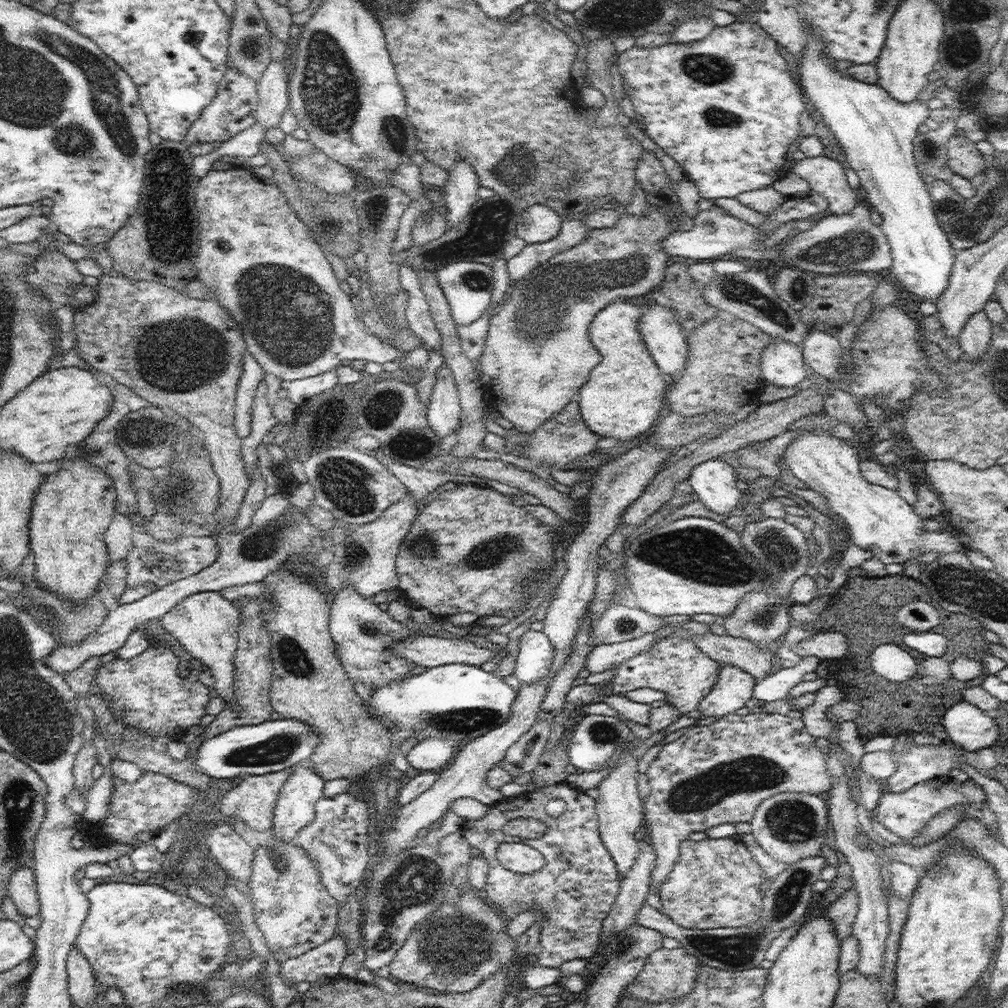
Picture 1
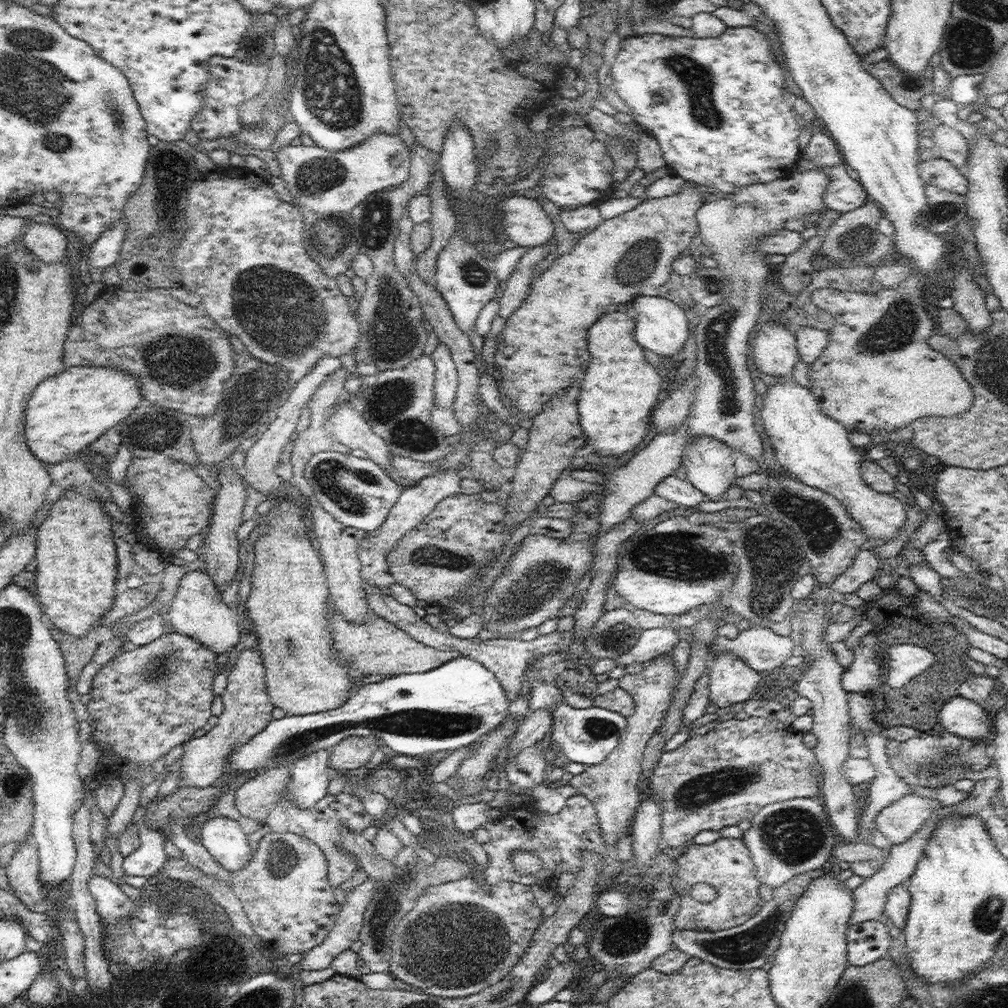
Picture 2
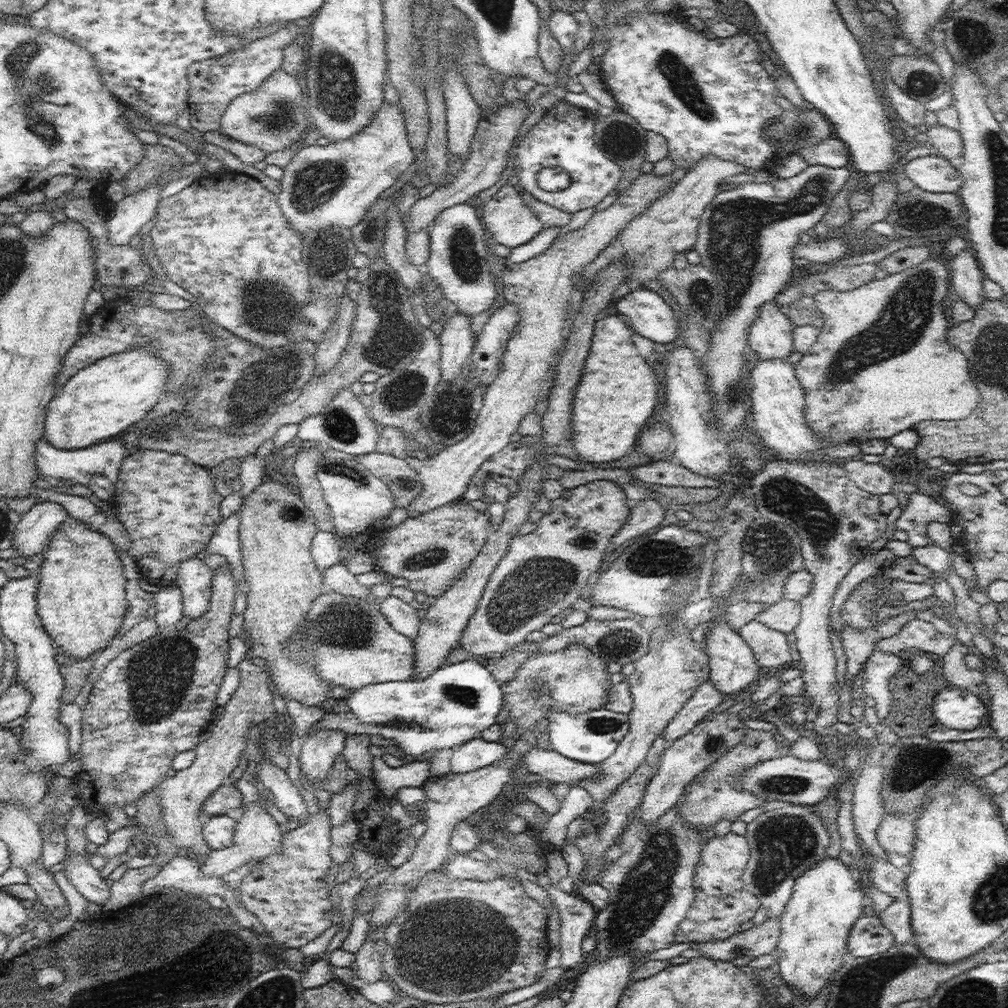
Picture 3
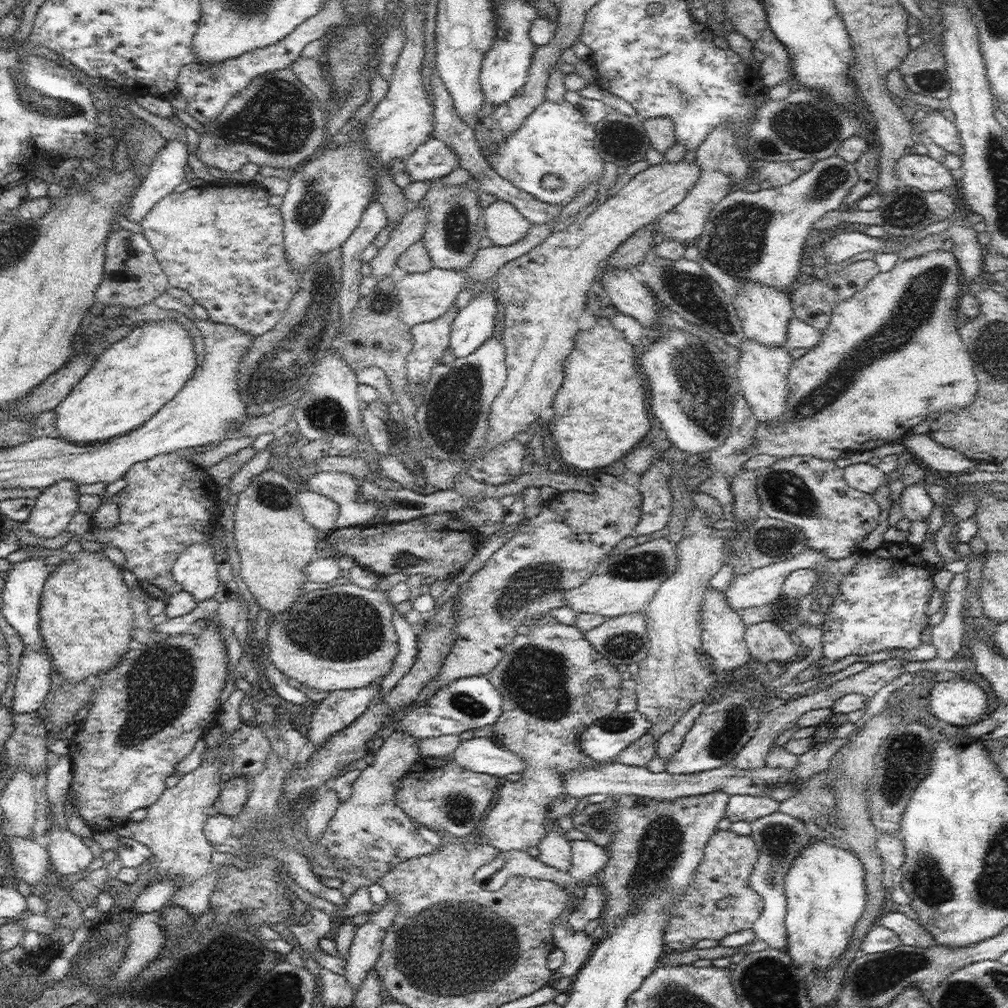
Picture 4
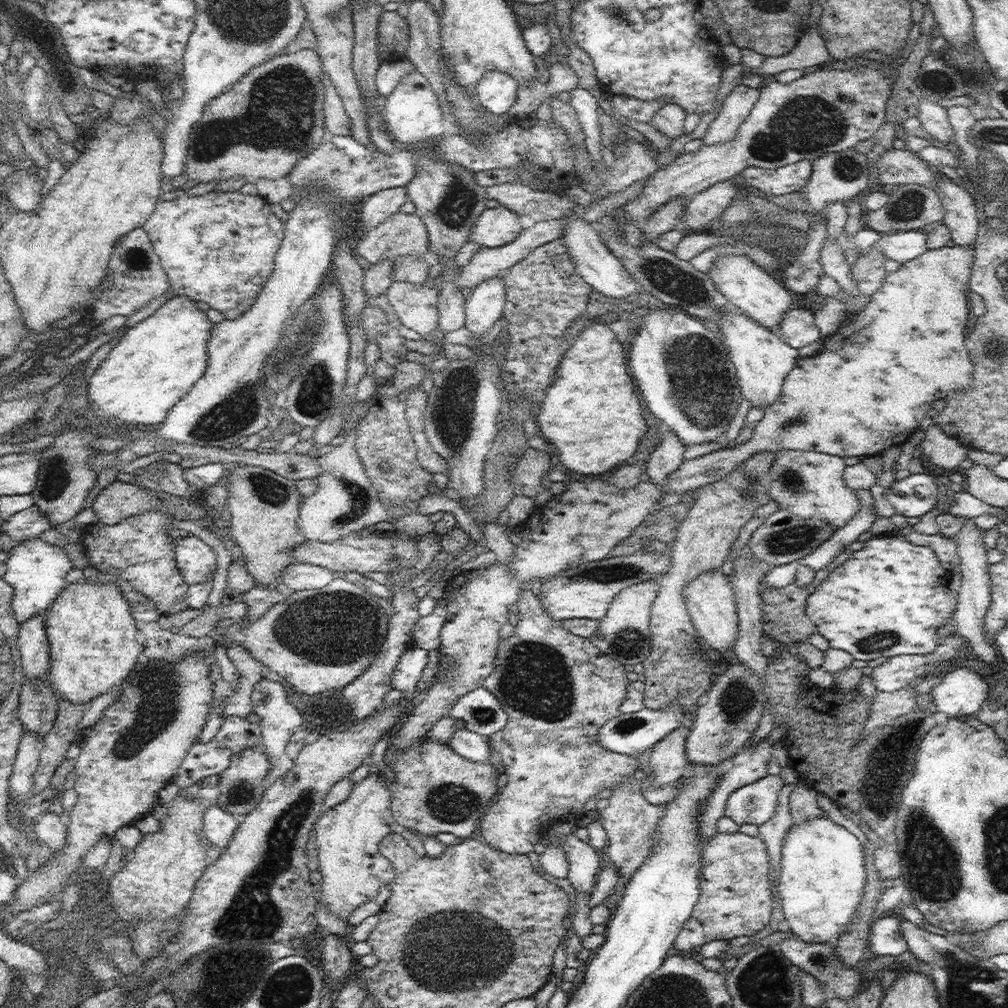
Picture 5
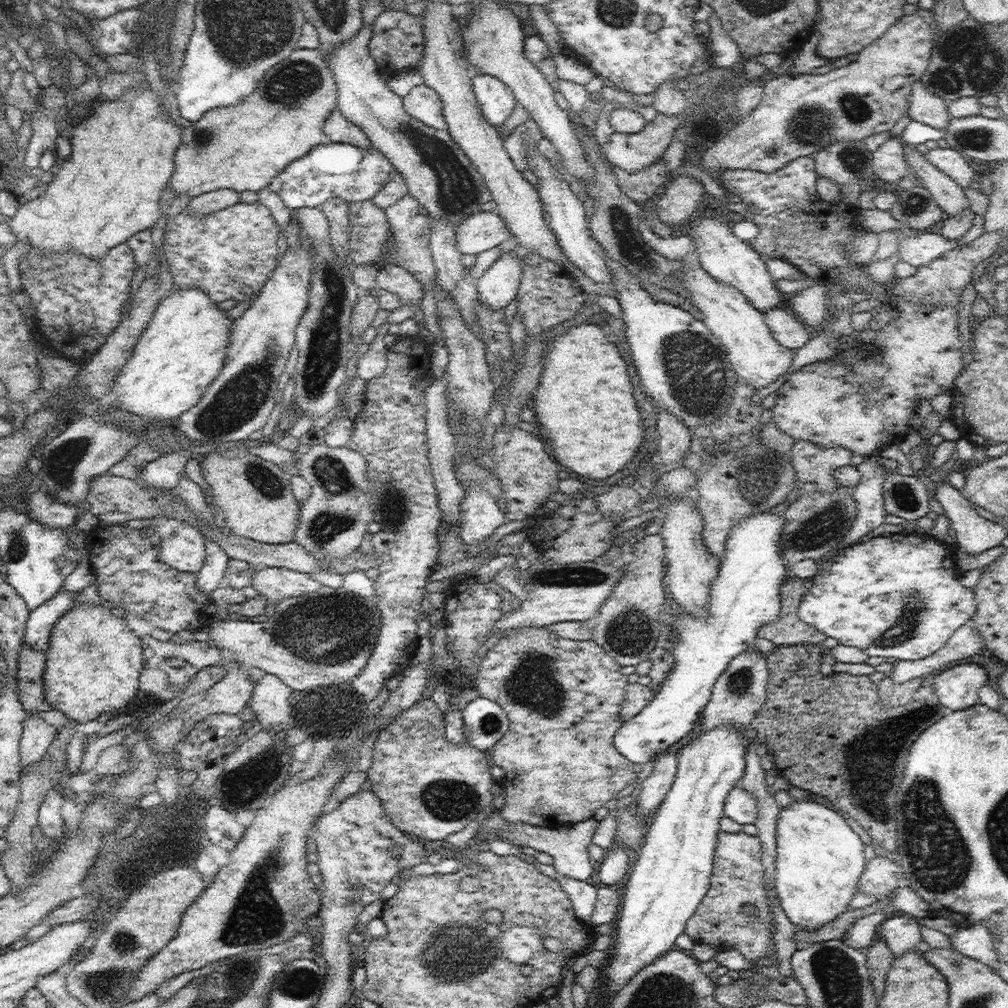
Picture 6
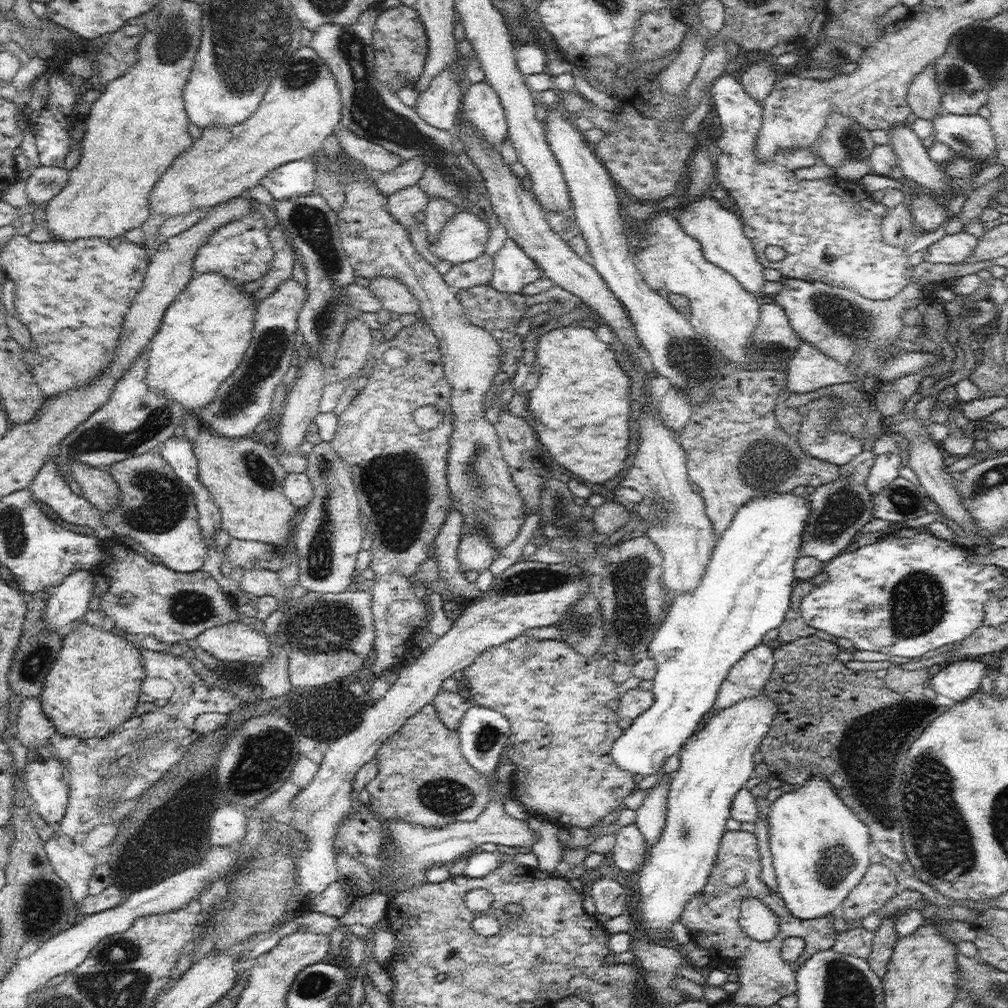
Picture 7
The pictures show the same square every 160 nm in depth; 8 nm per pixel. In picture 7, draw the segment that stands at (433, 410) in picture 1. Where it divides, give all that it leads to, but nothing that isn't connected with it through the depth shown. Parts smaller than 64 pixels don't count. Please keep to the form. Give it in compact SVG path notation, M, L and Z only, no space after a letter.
M507 238L502 249L493 257L494 273L489 286L504 294L521 293L523 288L542 278L543 272L532 266L526 252L514 242L514 239Z

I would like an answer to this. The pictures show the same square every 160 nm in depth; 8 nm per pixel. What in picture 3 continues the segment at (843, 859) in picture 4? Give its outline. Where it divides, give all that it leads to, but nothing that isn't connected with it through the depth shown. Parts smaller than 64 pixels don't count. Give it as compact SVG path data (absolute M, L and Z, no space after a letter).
M826 856L825 860L808 868L802 876L796 878L792 896L780 916L781 933L774 956L778 962L779 973L786 984L799 992L798 996L804 995L808 998L818 994L818 991L833 978L835 970L840 968L844 953L848 952L847 942L852 926L863 914L865 899L858 878L853 876L850 868L842 864L839 858Z

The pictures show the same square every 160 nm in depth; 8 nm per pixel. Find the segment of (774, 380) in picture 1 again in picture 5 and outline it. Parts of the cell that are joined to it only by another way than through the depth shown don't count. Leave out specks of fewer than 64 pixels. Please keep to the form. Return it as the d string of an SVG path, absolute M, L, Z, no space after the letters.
M724 256L718 258L710 270L710 277L718 288L719 292L729 301L732 308L740 313L746 314L752 322L758 322L760 326L776 333L780 330L784 314L791 309L791 292L772 274L750 262L746 256Z

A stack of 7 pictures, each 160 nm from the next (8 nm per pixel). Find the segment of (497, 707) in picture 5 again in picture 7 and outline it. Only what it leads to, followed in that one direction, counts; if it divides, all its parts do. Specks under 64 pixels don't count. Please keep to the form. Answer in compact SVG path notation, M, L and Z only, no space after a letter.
M473 704L461 718L457 732L460 749L466 761L480 773L480 775L493 781L496 768L502 764L502 755L510 737L510 724L508 719L497 710L490 710L485 706Z

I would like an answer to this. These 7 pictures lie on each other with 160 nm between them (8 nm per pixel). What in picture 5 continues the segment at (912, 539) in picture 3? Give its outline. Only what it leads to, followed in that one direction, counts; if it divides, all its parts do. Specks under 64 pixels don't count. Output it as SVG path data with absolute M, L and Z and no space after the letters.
M917 473L894 481L883 496L894 506L897 514L921 517L935 508L939 491L933 476Z

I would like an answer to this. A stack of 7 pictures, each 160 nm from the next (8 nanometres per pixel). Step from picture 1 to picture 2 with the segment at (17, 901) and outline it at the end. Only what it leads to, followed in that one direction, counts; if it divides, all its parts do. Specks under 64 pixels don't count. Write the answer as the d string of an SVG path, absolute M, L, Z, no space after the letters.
M32 834L27 838L12 855L5 868L6 876L10 888L31 911L46 913L49 904L40 891L38 849Z

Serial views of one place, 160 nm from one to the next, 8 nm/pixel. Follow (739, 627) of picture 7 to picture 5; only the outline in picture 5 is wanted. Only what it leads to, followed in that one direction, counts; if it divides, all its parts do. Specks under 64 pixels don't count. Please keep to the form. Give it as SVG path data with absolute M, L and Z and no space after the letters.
M670 703L665 709L660 710L650 710L644 707L638 712L628 714L620 712L616 718L610 719L600 728L596 740L600 746L604 746L610 752L636 758L652 750L654 745L664 739L666 735L671 734L676 728L680 728L680 723L685 715L685 710L680 703Z

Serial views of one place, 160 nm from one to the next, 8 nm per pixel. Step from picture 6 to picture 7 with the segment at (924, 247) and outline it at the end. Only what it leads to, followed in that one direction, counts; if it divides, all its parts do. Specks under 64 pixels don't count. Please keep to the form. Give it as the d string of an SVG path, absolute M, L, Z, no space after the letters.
M965 230L952 235L944 235L938 242L926 248L924 262L958 265L970 261L972 257L970 253L978 245L978 240L979 238L968 234Z

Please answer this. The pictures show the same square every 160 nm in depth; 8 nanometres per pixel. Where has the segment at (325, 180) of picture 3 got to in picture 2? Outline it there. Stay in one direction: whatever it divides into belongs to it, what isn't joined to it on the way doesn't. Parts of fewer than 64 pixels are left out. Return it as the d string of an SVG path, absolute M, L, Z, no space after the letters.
M378 132L340 152L330 152L318 145L287 145L277 158L292 203L321 216L351 214L352 209L369 194L404 182L410 168L410 148L406 143L398 135Z

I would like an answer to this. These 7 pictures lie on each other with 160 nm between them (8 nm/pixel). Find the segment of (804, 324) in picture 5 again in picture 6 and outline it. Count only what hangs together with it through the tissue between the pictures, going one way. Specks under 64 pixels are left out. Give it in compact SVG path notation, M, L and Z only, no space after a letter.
M784 308L768 310L767 316L767 324L772 337L790 350L802 348L816 333L814 329L804 325L798 315L792 316Z

